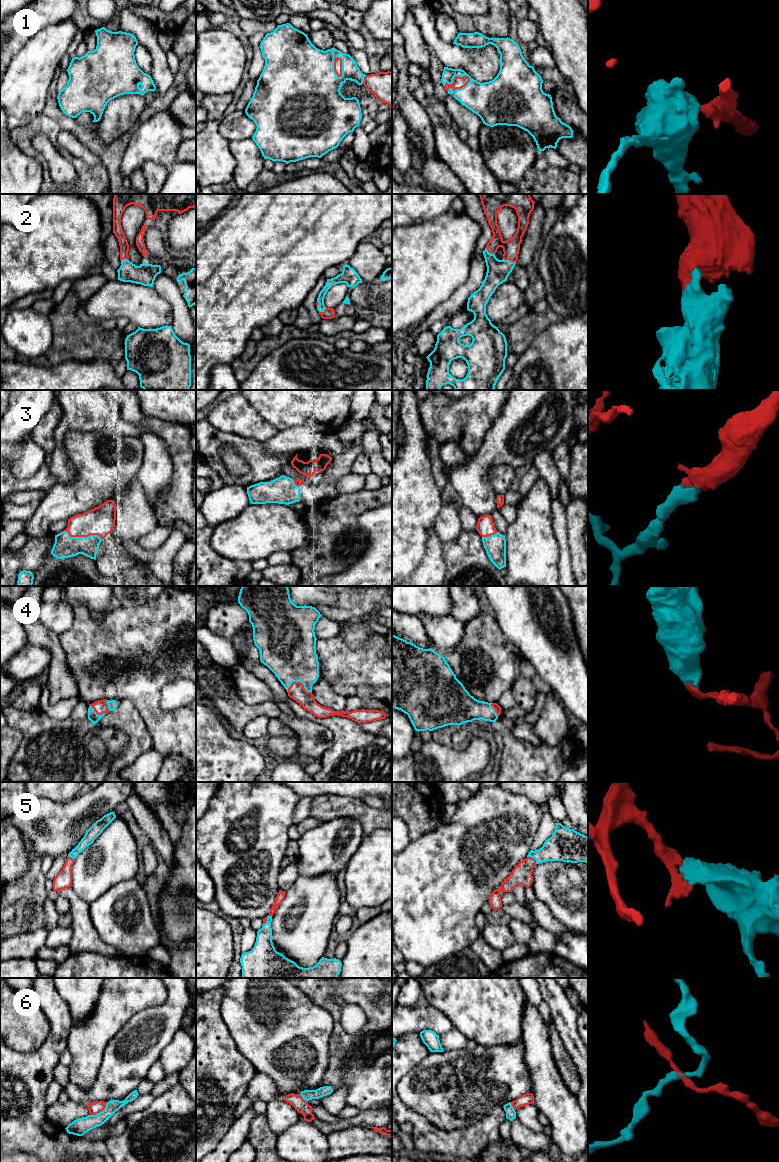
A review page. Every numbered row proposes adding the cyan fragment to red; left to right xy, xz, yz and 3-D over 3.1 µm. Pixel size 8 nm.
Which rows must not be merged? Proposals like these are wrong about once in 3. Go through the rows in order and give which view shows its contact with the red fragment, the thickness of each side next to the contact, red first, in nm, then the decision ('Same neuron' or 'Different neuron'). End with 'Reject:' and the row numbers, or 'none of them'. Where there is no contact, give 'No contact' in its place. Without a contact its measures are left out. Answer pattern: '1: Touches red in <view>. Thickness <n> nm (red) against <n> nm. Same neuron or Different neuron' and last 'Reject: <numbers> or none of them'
1: Touches red in yz. Thickness 100 nm (red) against 240 nm. Same neuron
2: Touches red in yz. Thickness 140 nm (red) against 180 nm. Same neuron
3: Touches red in xy. Thickness 220 nm (red) against 180 nm. Same neuron
4: Touches red in xz. Thickness 140 nm (red) against 420 nm. Same neuron
5: Touches red in yz. Thickness 160 nm (red) against 240 nm. Same neuron
6: Touches red in xy. Thickness 100 nm (red) against 140 nm. Different neuron
Reject: 6

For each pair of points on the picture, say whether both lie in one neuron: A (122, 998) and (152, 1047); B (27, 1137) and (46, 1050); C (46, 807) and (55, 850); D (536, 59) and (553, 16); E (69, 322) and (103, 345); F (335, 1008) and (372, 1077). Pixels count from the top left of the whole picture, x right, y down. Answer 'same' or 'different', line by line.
A: different
B: same
C: same
D: different
E: same
F: same

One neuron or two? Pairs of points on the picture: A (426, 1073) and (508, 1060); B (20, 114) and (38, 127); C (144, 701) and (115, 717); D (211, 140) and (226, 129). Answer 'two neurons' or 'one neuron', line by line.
A: one neuron
B: two neurons
C: two neurons
D: two neurons

